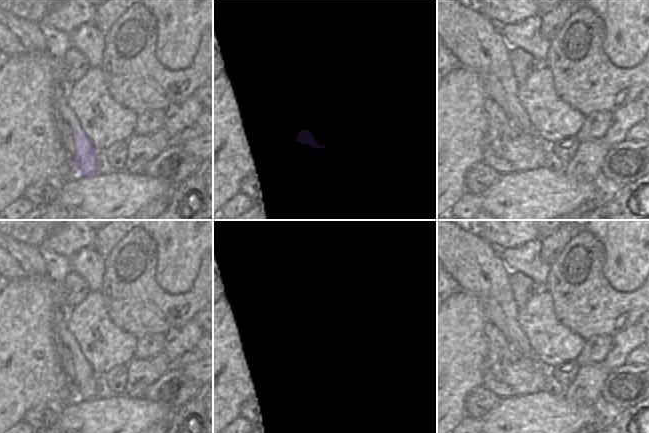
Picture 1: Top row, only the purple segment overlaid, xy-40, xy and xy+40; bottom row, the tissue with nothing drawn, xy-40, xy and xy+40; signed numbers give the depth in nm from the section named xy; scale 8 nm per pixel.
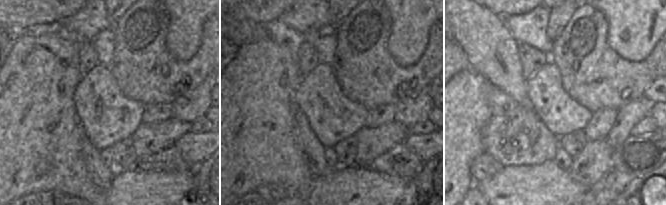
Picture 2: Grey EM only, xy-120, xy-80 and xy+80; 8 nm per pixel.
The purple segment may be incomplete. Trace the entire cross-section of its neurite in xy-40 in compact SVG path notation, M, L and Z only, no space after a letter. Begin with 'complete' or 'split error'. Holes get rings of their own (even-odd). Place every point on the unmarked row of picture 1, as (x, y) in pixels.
split error | M57 306L52 317L56 353L62 369L74 385L74 398L93 400L97 398L96 373L66 325L69 311L66 306Z

